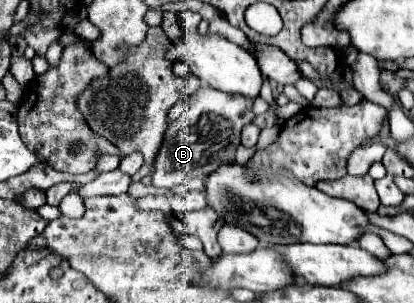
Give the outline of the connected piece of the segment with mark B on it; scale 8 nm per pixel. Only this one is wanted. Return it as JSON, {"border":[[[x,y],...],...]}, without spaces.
{"border":[[[200,86],[198,94],[186,98],[186,112],[180,120],[168,126],[164,144],[154,162],[152,186],[172,188],[182,184],[186,178],[206,178],[208,172],[222,164],[234,162],[236,146],[240,144],[240,130],[254,120],[252,98],[242,98],[238,94],[226,94],[210,86]]]}

